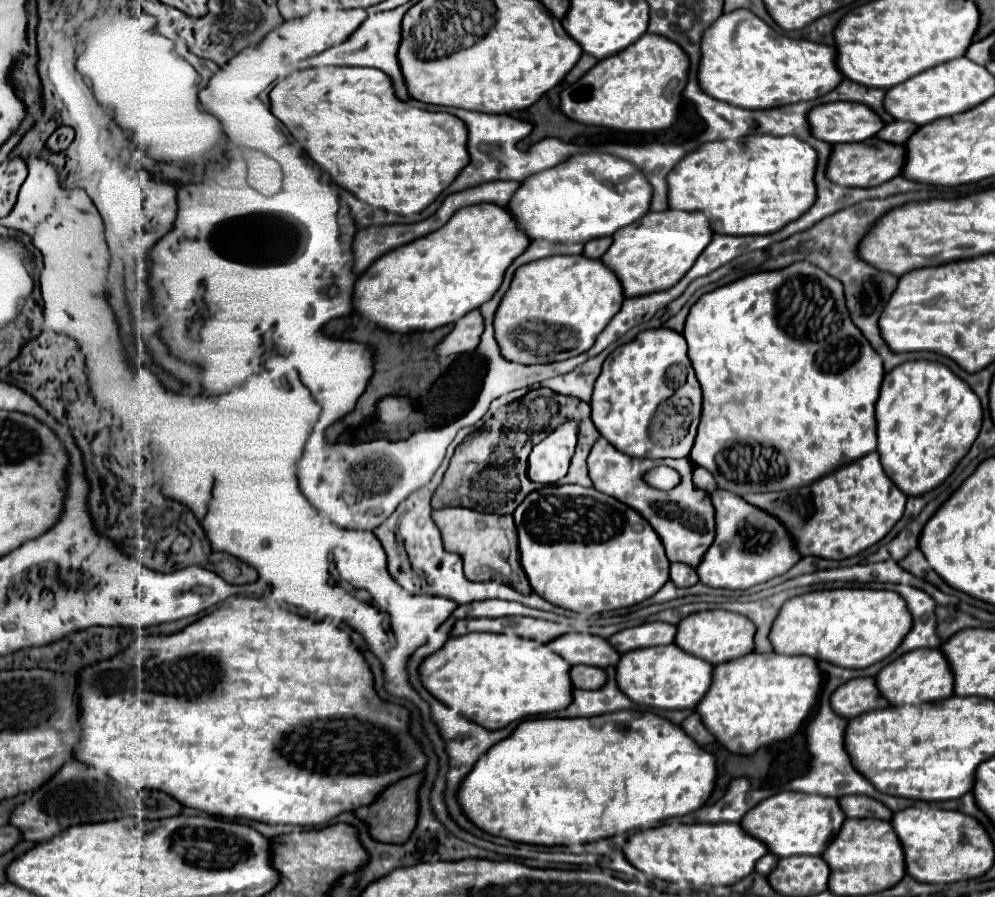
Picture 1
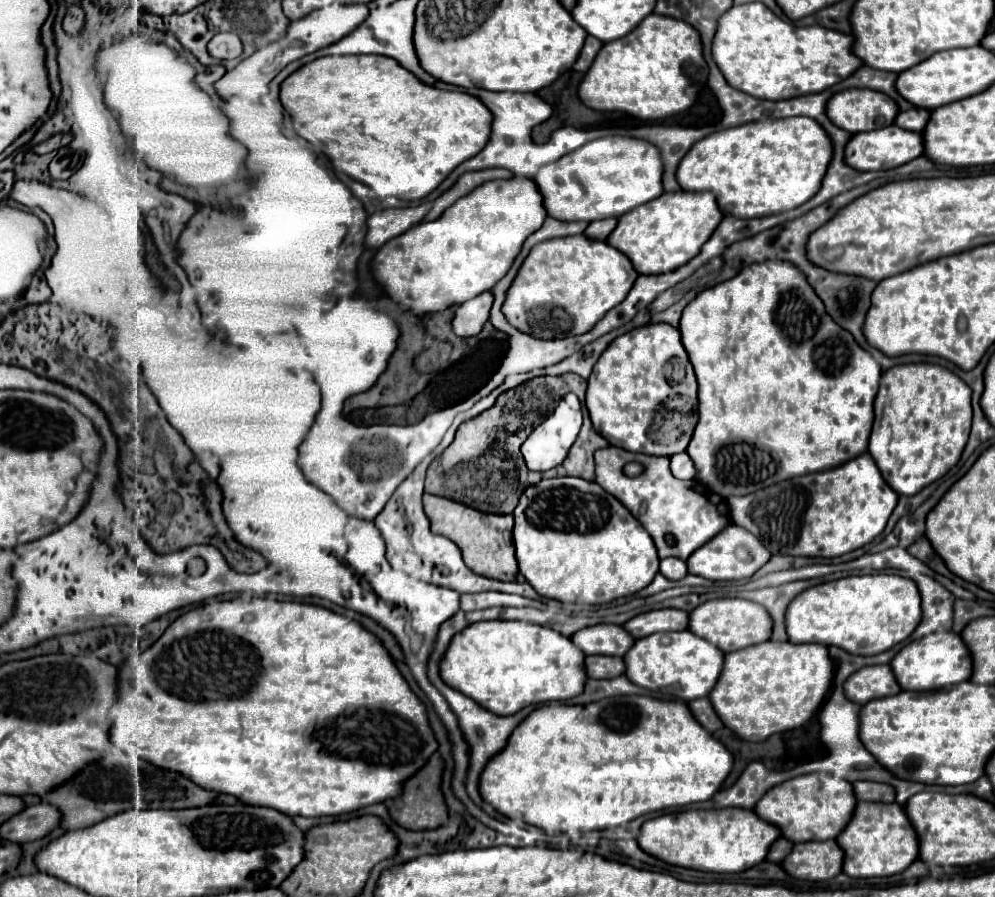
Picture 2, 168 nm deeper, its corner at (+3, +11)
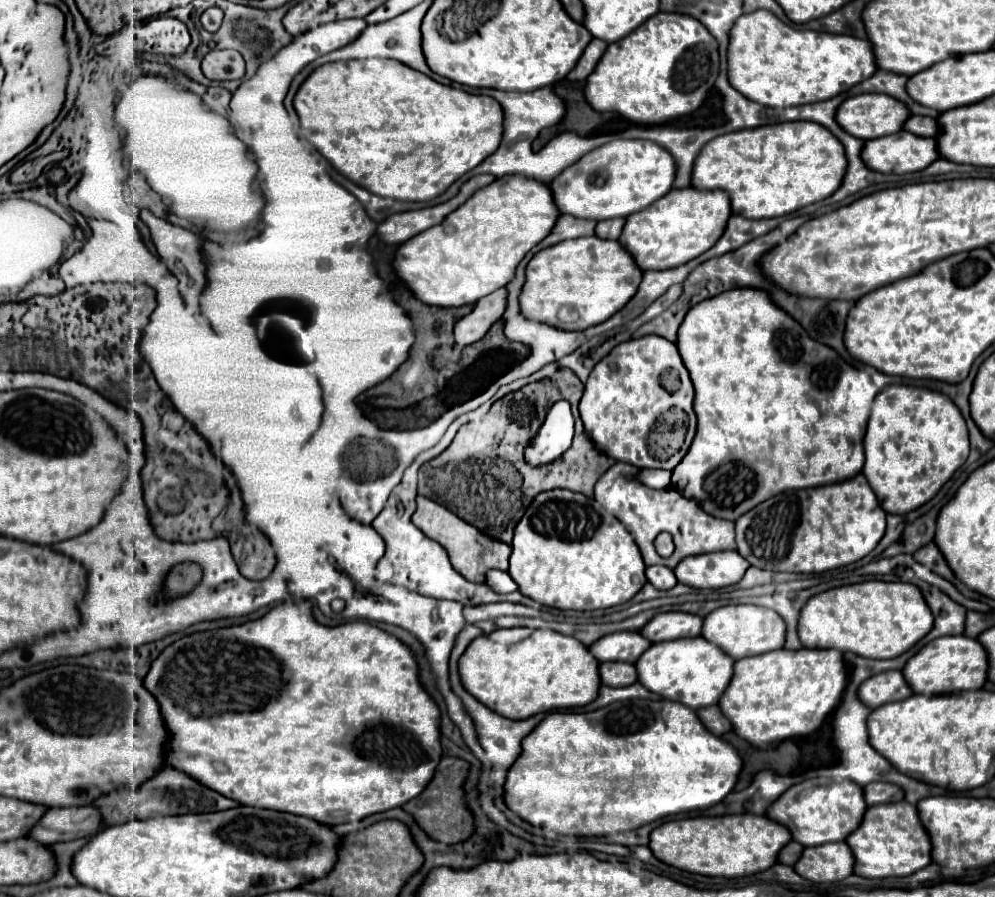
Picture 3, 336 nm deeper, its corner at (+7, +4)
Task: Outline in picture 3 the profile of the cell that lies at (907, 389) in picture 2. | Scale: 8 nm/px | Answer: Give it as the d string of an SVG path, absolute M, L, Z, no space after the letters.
M895 383L875 397L865 433L863 473L887 513L905 515L927 503L965 463L967 455L967 425L947 395Z

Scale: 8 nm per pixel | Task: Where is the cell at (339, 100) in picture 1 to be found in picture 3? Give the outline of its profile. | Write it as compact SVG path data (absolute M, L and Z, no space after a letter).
M353 59L317 67L299 87L293 107L301 121L301 135L347 179L359 187L397 201L431 201L453 181L489 157L503 131L503 113L487 95L471 95L441 85L423 73L391 59Z

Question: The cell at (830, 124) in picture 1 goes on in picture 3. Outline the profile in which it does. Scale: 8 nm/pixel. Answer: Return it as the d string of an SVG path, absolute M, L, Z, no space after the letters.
M863 93L849 97L837 109L837 123L853 137L875 139L901 131L905 119L909 117L907 107L879 93Z

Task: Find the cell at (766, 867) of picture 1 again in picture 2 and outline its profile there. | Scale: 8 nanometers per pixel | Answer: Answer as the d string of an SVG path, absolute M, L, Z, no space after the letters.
M779 838L779 840L771 846L771 850L769 850L769 854L767 854L767 860L769 860L769 862L777 862L777 864L781 864L783 858L791 852L791 848L793 848L793 842L791 842L791 840L787 840L787 838Z

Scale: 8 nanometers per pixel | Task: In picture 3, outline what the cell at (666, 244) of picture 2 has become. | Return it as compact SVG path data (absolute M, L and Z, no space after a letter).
M671 189L657 203L649 205L649 209L629 215L617 241L631 253L641 271L665 271L685 265L713 247L723 235L729 215L731 205L723 191Z

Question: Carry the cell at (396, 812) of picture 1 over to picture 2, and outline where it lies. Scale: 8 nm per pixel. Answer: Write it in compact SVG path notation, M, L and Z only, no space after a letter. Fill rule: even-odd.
M435 754L427 762L427 766L423 766L413 778L405 782L403 794L399 798L387 800L391 818L409 830L433 830L437 826L443 826L447 818L447 810L445 810L445 798L441 794L441 776L443 776L443 760L439 754ZM419 808L421 808L421 814L419 814Z

